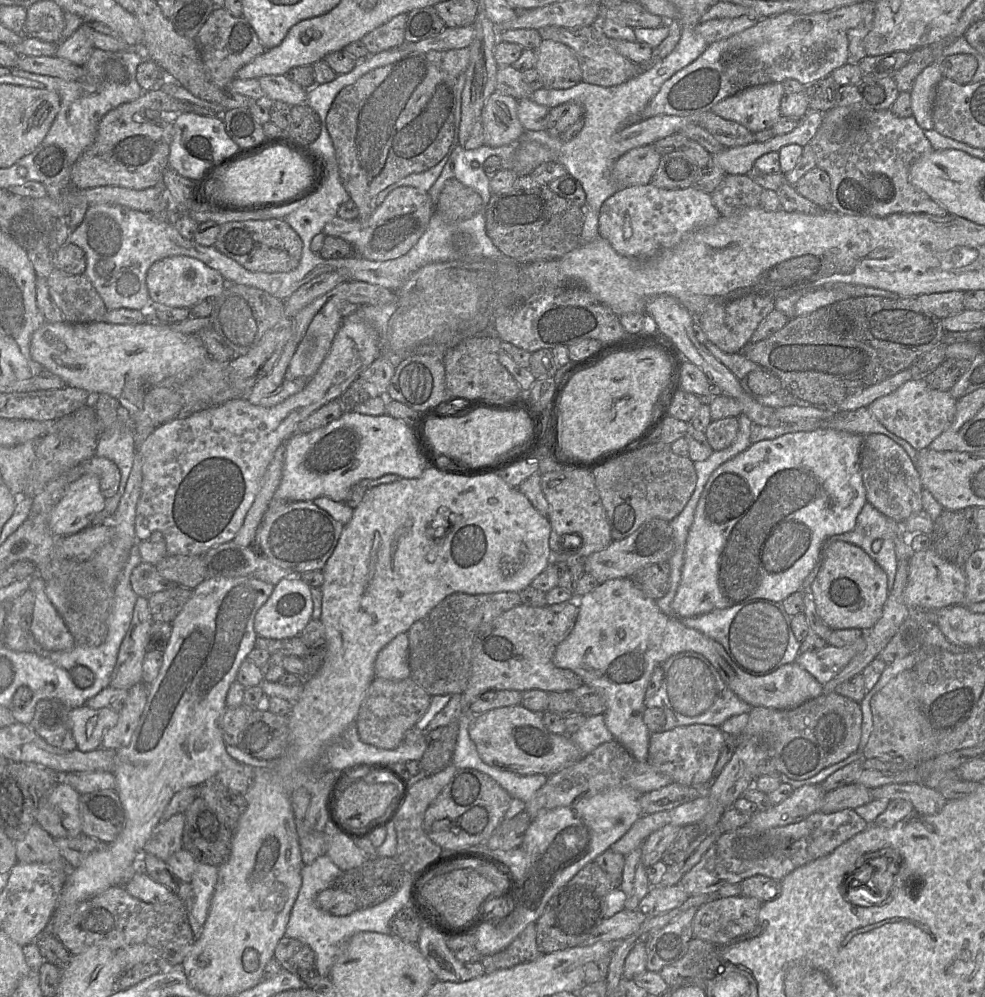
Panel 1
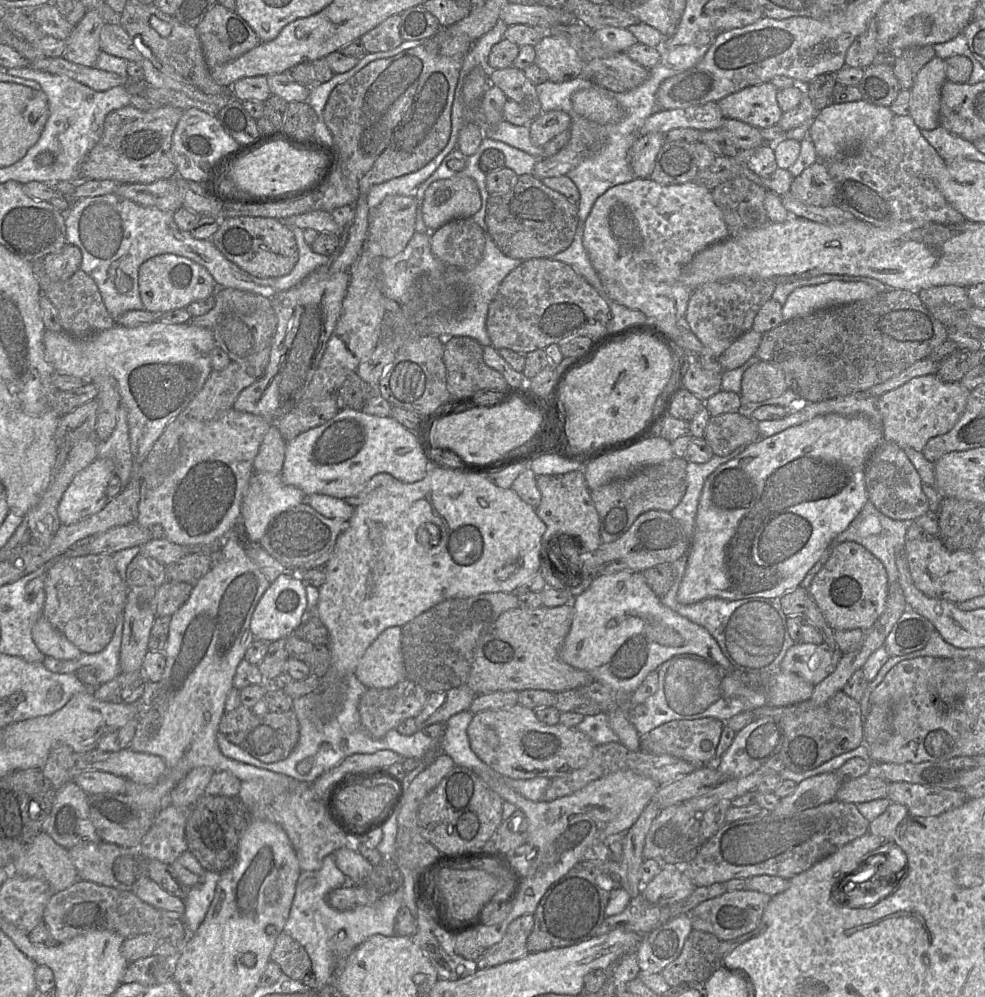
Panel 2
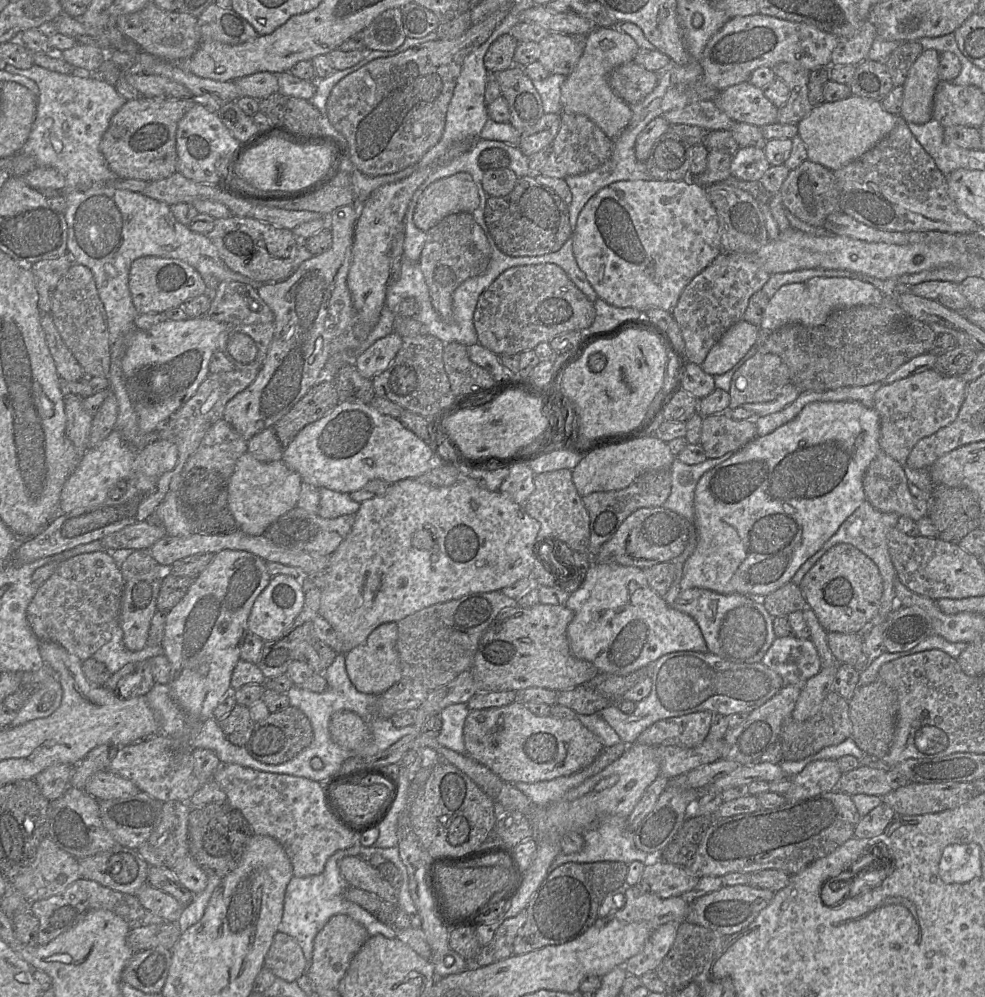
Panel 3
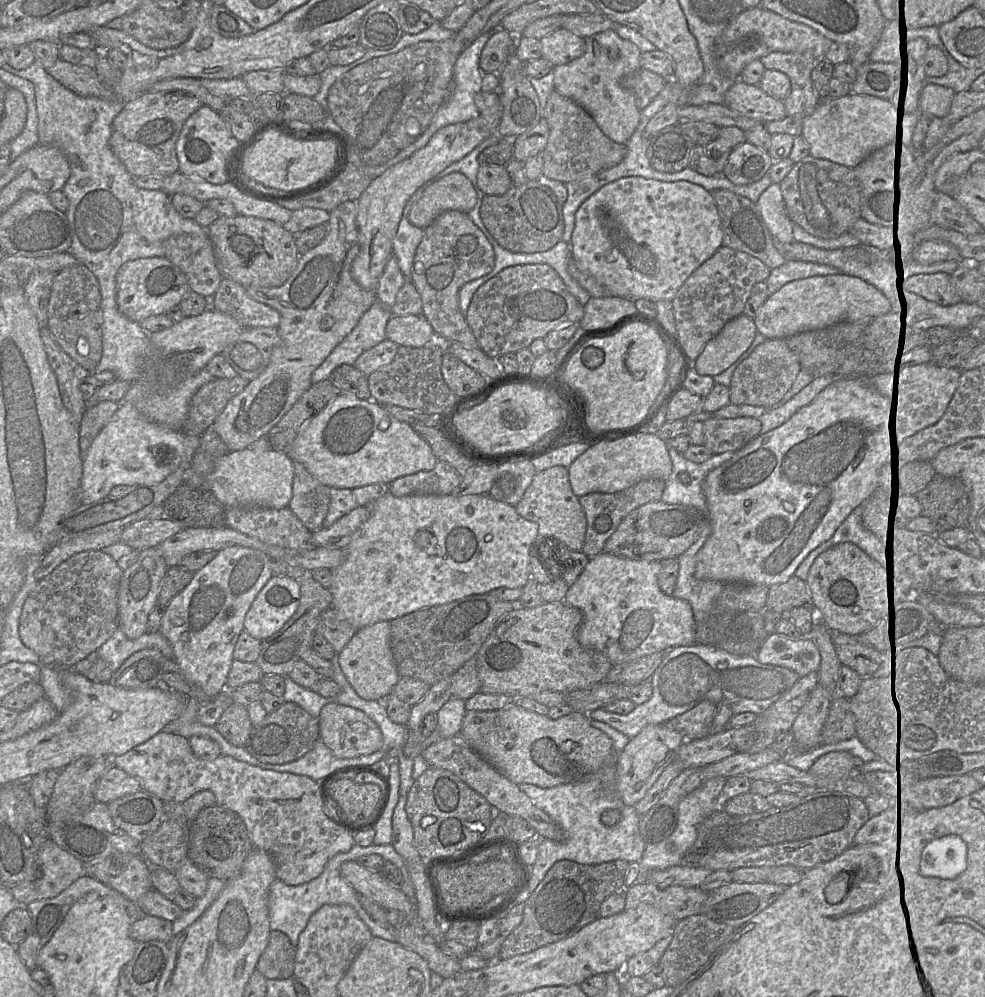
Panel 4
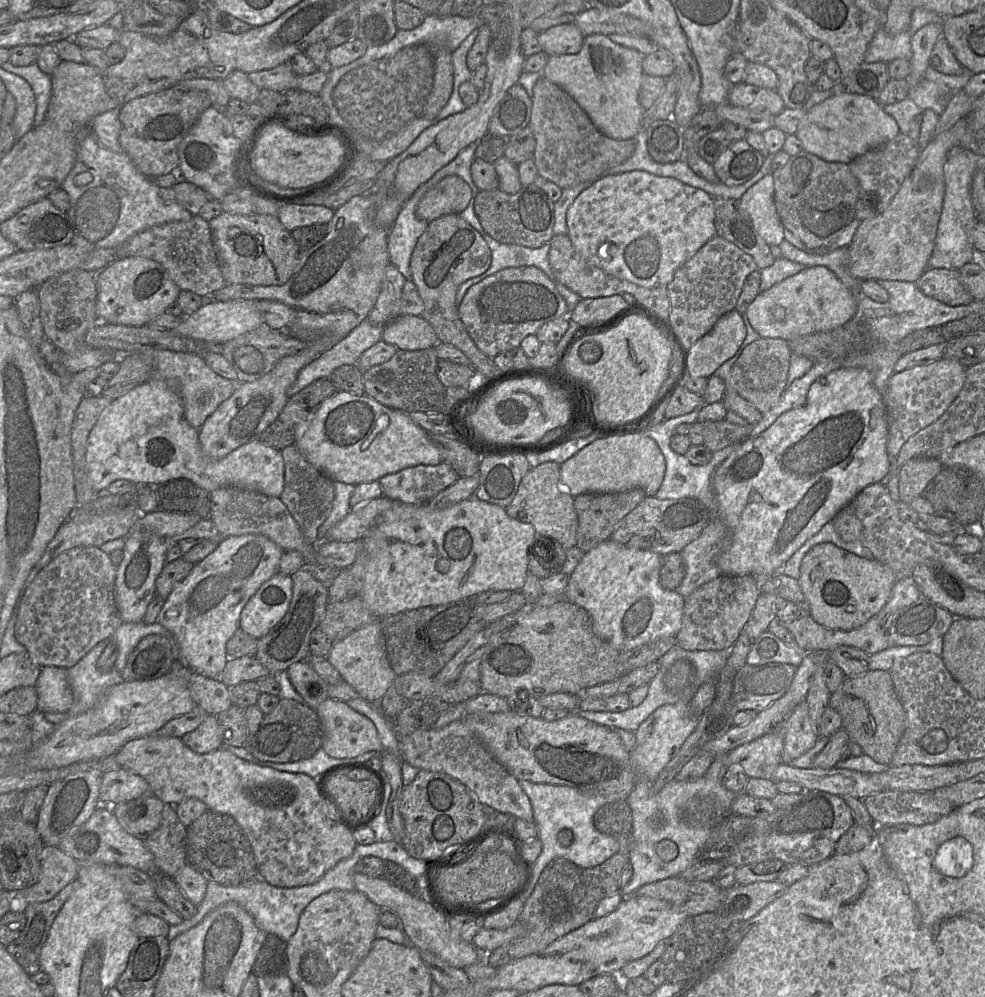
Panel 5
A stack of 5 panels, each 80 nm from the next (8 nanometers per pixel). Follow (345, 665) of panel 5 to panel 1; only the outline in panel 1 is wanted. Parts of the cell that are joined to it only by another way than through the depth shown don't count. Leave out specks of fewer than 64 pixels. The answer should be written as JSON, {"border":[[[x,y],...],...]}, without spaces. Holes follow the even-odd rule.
{"border":[[[407,633],[398,634],[380,650],[374,671],[376,677],[387,680],[399,681],[410,677]]]}

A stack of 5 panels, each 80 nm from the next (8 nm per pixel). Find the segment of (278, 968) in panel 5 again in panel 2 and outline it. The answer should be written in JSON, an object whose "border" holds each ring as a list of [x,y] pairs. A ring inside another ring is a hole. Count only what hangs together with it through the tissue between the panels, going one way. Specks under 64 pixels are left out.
{"border":[[[284,932],[277,937],[270,960],[280,967],[283,974],[297,981],[312,969],[306,950]]]}

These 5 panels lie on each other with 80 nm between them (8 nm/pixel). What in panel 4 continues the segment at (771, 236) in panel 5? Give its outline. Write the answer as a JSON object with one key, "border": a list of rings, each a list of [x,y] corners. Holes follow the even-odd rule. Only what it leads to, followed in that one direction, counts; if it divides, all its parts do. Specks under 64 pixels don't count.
{"border":[[[771,184],[755,204],[772,239],[783,244],[794,242],[792,221],[788,216],[779,184]]]}

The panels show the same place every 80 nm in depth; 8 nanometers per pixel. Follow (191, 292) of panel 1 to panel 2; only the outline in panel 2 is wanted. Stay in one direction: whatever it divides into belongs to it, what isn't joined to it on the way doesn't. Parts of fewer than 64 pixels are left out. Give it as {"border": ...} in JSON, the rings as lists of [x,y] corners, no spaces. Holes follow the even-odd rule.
{"border":[[[160,254],[145,261],[138,271],[138,286],[144,310],[157,315],[214,296],[219,288],[205,267],[175,254]]]}

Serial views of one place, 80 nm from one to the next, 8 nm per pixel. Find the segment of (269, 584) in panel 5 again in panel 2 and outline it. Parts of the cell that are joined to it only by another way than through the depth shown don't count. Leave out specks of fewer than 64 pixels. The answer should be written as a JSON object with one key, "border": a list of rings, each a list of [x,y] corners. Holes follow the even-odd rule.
{"border":[[[282,574],[277,577],[259,600],[250,622],[250,630],[255,639],[270,643],[292,634],[309,611],[305,583],[300,575]]]}

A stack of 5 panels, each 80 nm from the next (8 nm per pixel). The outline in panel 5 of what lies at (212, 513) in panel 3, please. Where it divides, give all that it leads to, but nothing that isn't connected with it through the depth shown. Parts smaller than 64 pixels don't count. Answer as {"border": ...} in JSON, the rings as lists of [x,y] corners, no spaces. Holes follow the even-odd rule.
{"border":[[[175,479],[156,488],[158,509],[173,513],[186,513],[209,519],[209,493],[187,479]]]}

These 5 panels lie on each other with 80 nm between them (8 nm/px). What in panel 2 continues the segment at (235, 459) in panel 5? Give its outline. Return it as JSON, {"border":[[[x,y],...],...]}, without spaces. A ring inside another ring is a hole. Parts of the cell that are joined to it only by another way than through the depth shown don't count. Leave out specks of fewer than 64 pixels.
{"border":[[[254,472],[241,504],[241,519],[248,541],[260,545],[269,522],[305,499],[302,490],[283,482],[281,473]]]}

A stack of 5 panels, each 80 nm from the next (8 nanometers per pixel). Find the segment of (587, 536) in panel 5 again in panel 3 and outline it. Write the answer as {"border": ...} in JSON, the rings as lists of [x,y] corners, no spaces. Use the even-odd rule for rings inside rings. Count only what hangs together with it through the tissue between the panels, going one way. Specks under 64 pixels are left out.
{"border":[[[671,469],[649,471],[640,475],[621,490],[599,491],[582,497],[590,516],[590,540],[588,554],[595,557],[601,546],[618,530],[623,521],[639,508],[664,506],[671,493]]]}

